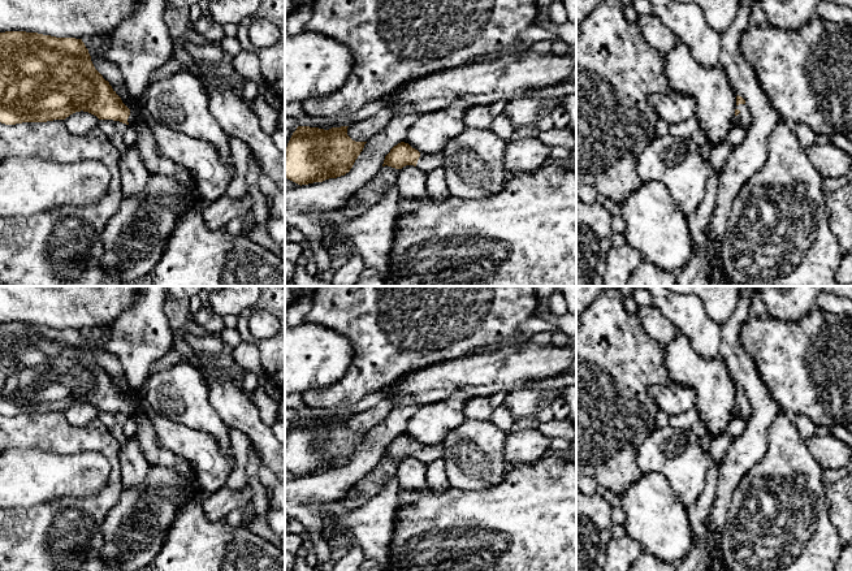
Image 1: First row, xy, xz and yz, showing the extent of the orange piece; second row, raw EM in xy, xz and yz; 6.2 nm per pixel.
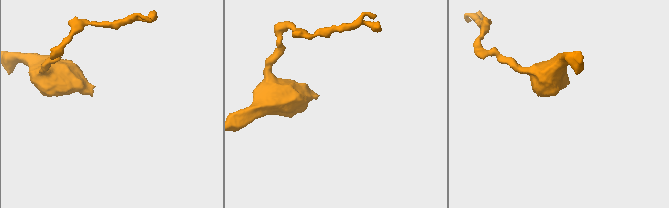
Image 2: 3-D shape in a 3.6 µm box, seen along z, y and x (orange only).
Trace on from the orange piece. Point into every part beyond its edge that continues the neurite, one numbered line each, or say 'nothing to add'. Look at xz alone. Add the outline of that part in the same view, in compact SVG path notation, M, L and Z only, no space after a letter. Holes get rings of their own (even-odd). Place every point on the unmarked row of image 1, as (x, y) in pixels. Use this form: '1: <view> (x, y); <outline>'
1: xz (427, 454); M420 444L420 449L418 451L416 458L427 464L441 459L444 458L444 446L442 444L434 446L425 446Z

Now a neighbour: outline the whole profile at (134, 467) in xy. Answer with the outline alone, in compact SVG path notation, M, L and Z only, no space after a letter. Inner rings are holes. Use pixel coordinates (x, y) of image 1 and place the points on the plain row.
M126 437L120 449L121 481L125 490L142 496L147 488L150 463L142 453L135 437Z

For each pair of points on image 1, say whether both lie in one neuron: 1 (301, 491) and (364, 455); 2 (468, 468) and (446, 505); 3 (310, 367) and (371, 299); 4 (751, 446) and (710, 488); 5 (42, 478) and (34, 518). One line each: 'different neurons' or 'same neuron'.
1: same neuron
2: different neurons
3: different neurons
4: different neurons
5: different neurons

